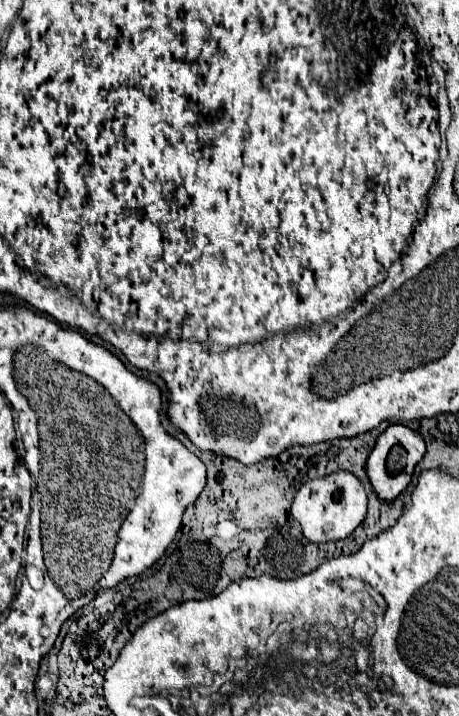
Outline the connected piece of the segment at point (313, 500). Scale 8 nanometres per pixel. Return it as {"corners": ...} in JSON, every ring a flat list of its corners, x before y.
{"corners":[[334,471,318,481,306,481,292,503,292,517,300,523,304,535,312,543,328,543,346,539,366,517,368,491,366,485,350,471]]}

